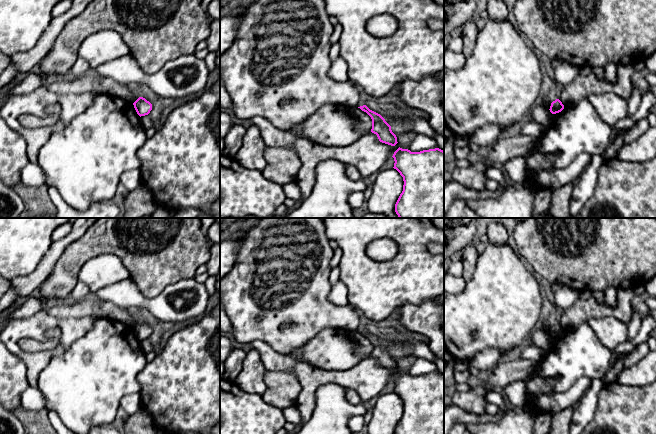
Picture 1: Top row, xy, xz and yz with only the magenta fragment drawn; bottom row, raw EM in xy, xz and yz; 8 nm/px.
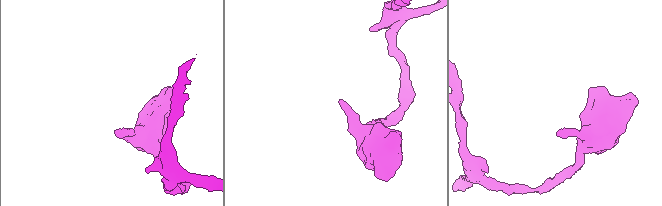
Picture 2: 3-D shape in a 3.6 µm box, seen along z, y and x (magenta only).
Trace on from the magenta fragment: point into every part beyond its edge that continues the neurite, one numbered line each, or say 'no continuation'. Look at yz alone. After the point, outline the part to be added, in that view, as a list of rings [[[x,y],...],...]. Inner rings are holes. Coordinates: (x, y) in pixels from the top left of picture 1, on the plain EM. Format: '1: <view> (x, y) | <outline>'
no continuation

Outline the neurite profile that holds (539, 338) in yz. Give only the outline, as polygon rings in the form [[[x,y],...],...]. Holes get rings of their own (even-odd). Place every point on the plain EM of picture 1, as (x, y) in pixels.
[[[537,328],[529,337],[531,345],[537,346],[543,350],[548,351],[554,344],[554,338],[549,333]]]

